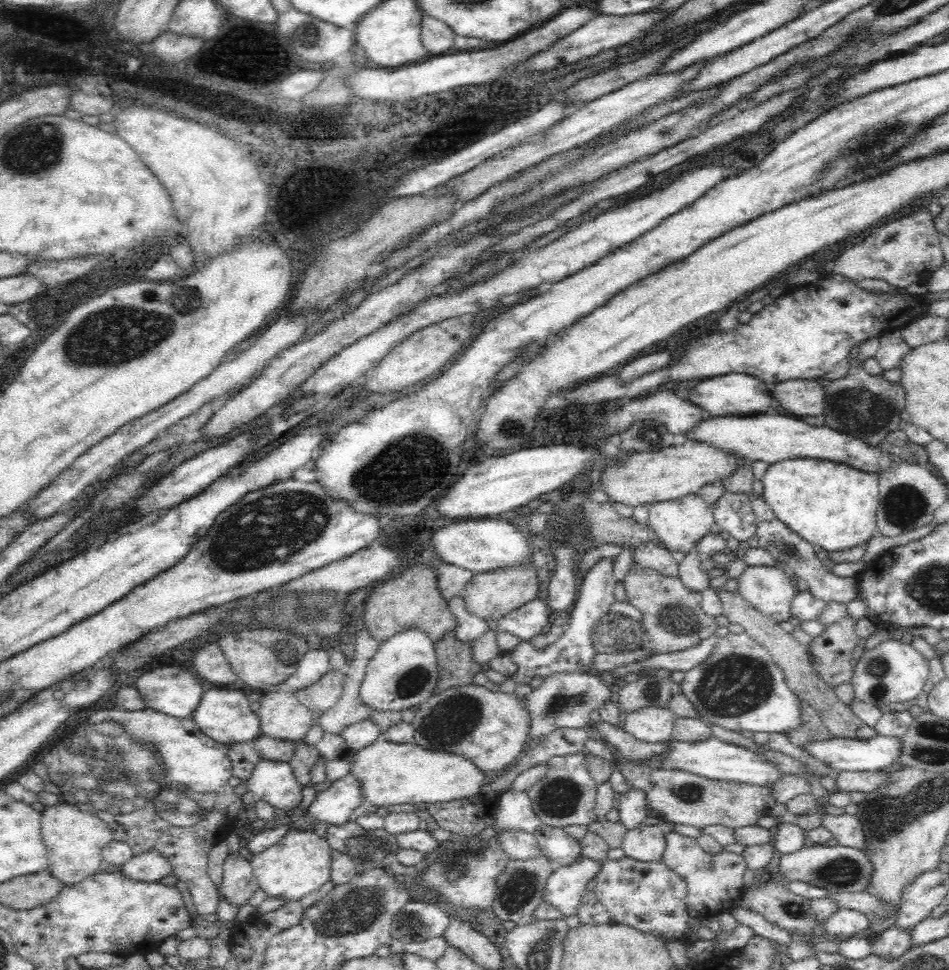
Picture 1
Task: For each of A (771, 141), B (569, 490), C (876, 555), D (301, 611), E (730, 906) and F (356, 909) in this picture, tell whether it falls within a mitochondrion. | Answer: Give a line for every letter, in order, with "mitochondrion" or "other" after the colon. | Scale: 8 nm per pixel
A: other
B: other
C: other
D: mitochondrion
E: other
F: mitochondrion

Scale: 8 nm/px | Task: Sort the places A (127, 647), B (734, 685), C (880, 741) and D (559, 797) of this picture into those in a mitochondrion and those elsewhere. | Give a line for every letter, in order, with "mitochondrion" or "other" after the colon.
A: other
B: mitochondrion
C: other
D: mitochondrion

